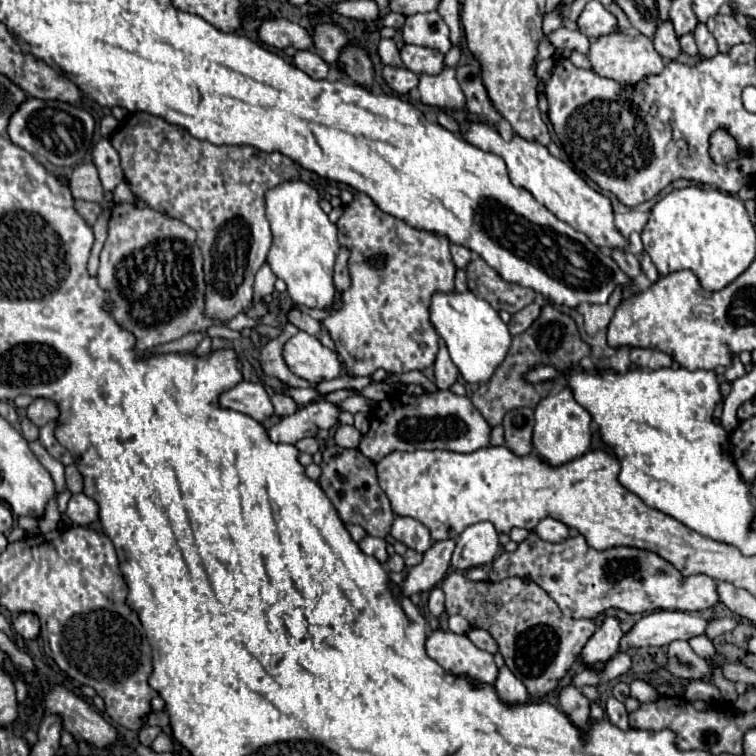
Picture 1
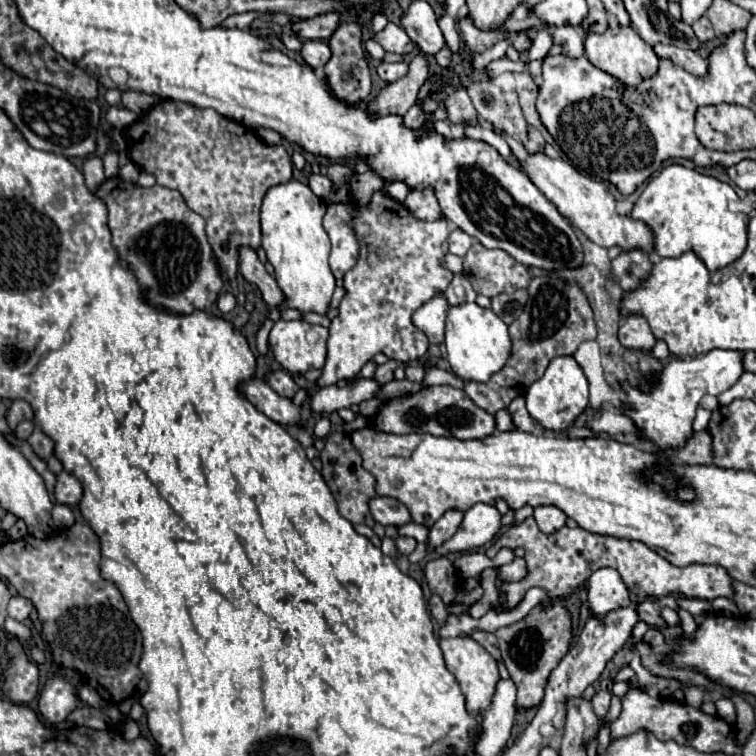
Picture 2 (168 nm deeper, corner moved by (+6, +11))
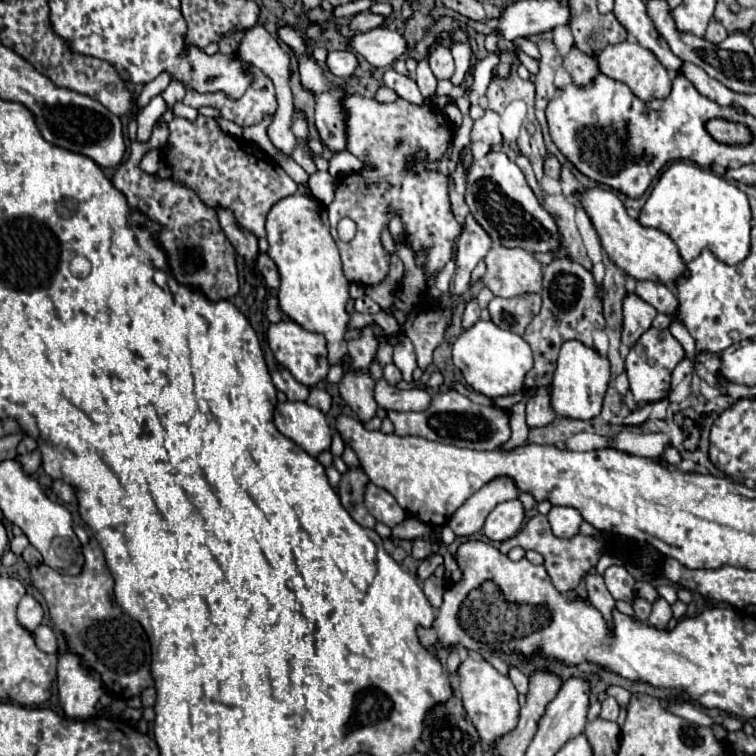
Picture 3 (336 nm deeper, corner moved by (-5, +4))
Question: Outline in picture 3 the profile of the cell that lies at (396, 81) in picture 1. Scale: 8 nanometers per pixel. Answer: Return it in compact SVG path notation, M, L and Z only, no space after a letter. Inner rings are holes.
M389 68L385 74L383 74L383 84L389 86L391 90L397 92L399 98L411 102L411 104L423 104L425 98L421 96L417 84L413 78L409 76L403 76L403 74L397 74L393 68Z

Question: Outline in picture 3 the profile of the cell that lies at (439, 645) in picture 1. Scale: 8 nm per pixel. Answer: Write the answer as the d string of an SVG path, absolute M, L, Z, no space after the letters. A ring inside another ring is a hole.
M469 656L459 666L459 694L463 700L463 708L471 722L475 724L483 746L489 746L495 740L509 734L511 730L515 730L519 722L517 690L513 682L507 676L501 676L487 660L475 660Z

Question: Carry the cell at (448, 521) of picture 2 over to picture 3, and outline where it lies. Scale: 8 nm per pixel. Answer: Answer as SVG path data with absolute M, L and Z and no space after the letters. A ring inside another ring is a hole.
M497 476L481 490L477 490L449 520L451 530L457 536L471 536L481 530L489 512L503 500L513 500L521 492L509 476Z

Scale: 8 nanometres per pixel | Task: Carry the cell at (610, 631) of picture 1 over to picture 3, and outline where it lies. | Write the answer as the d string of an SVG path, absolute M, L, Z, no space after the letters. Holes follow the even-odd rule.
M609 566L609 568L605 570L603 578L605 578L607 590L611 592L613 598L631 602L631 598L633 598L633 584L635 584L635 578L627 572L625 566Z

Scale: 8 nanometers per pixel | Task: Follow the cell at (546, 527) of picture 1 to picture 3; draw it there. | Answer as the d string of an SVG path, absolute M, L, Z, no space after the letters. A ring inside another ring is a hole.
M553 506L547 514L551 530L557 538L573 538L579 534L579 526L583 522L581 512L571 506Z

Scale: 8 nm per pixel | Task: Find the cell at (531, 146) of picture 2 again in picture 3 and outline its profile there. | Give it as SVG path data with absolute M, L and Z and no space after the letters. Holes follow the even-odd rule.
M549 156L549 158L545 160L545 174L547 174L549 178L553 178L553 180L559 180L561 164L557 162L557 158L555 158L555 156Z

